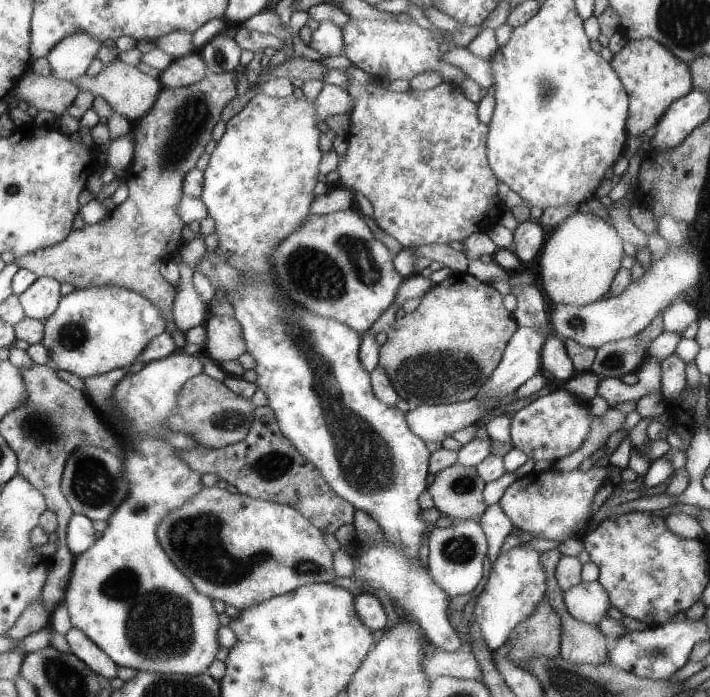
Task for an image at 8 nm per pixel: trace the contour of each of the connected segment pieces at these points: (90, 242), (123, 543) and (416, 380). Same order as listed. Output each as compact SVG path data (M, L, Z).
M234 71L208 74L197 83L185 87L166 87L157 98L156 104L139 122L132 125L131 137L135 139L135 151L130 172L126 176L129 186L128 198L110 211L108 216L93 225L85 225L82 229L70 233L64 241L48 249L25 254L15 259L22 269L31 270L37 277L52 277L59 283L69 282L76 289L91 286L121 286L142 293L159 306L167 318L167 330L177 330L173 320L173 306L177 289L162 278L160 266L178 250L182 237L184 222L178 216L177 206L184 196L183 182L185 174L192 170L202 156L206 144L210 142L210 134L220 120L220 114L226 105L238 94L237 78Z
M176 352L176 354L172 353L162 359L149 362L148 365L144 366L139 372L124 375L122 380L119 380L112 389L110 396L107 398L107 405L103 411L98 410L98 406L94 406L94 410L97 410L101 423L118 439L117 444L119 446L116 446L115 449L117 449L116 452L120 454L121 460L123 461L123 475L126 477L130 488L128 496L123 500L123 503L116 508L107 520L108 526L103 531L102 537L88 550L85 550L84 553L75 557L63 602L68 609L72 626L83 630L103 651L106 651L106 654L109 654L109 657L113 659L119 667L127 666L137 671L154 671L155 673L199 675L207 672L208 667L214 662L216 651L220 646L218 633L222 626L220 615L216 613L214 606L212 606L214 602L212 602L209 595L205 595L199 591L197 587L193 585L193 581L171 561L171 558L159 541L157 530L159 523L165 518L169 511L175 511L184 505L186 501L190 501L193 497L196 497L197 494L204 489L202 482L200 482L200 478L202 478L200 473L191 469L191 466L184 459L181 459L181 456L175 451L174 447L164 441L164 439L157 437L158 434L166 434L166 432L169 431L165 427L165 423L171 416L171 413L177 410L178 398L185 386L185 382L194 375L202 372L203 364L198 358L198 355L180 354L180 352Z
M452 273L450 278L446 278L434 286L421 298L421 303L412 313L406 313L404 317L395 319L392 325L386 329L387 341L379 348L379 364L389 374L390 380L396 389L396 392L402 399L410 404L410 408L414 408L423 404L437 405L440 403L461 403L474 399L480 392L482 385L486 384L489 376L496 372L497 366L504 357L508 342L513 338L513 334L518 330L518 322L516 316L512 316L502 302L502 294L493 286L487 284L474 275Z

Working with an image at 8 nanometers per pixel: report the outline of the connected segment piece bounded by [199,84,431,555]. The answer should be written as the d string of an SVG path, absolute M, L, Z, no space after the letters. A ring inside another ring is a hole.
M325 84L321 92L318 94L316 100L310 101L305 96L298 98L295 94L287 97L274 97L262 92L256 92L252 100L240 110L236 116L227 122L227 127L222 138L217 142L217 145L210 154L207 168L203 171L203 185L200 198L206 204L209 216L216 222L217 232L217 246L220 247L228 256L229 263L232 263L247 280L239 285L239 288L233 293L230 300L234 307L236 320L240 323L241 331L246 343L247 351L256 359L257 365L254 369L258 374L258 380L255 383L258 389L262 389L268 395L268 407L273 410L280 430L286 434L288 438L297 446L303 455L310 462L313 462L320 470L322 470L323 477L330 482L330 486L356 510L363 510L367 512L383 530L383 534L389 541L405 547L412 555L418 553L418 549L422 546L422 534L426 530L426 522L422 518L422 508L419 498L428 488L428 460L430 452L424 446L424 439L420 440L418 435L415 435L411 430L409 424L404 420L404 413L396 406L390 406L383 403L373 390L372 375L362 366L360 357L360 348L363 336L358 334L353 328L339 323L338 321L318 316L311 313L309 310L303 309L291 301L287 295L279 288L275 282L273 271L270 268L271 252L275 246L283 239L293 233L294 230L299 229L299 226L310 216L309 210L313 204L314 193L313 188L316 186L318 178L316 174L319 173L318 162L322 158L323 152L320 152L318 146L318 136L320 130L316 128L318 122L322 122L334 115L341 115L349 113L353 110L353 98L350 93L341 86Z

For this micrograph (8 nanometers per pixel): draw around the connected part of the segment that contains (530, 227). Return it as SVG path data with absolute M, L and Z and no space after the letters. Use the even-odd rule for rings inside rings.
M531 219L519 223L513 230L514 244L513 251L517 257L526 264L532 264L532 260L538 258L542 252L542 246L545 246L546 232L542 228L543 224L538 221L533 222Z

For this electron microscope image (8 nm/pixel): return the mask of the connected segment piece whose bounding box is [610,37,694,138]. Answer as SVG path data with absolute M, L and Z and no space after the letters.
M650 37L628 39L626 46L613 55L610 62L629 95L629 118L626 128L635 137L643 138L656 126L665 110L692 92L693 79L689 66L672 54L662 43Z

